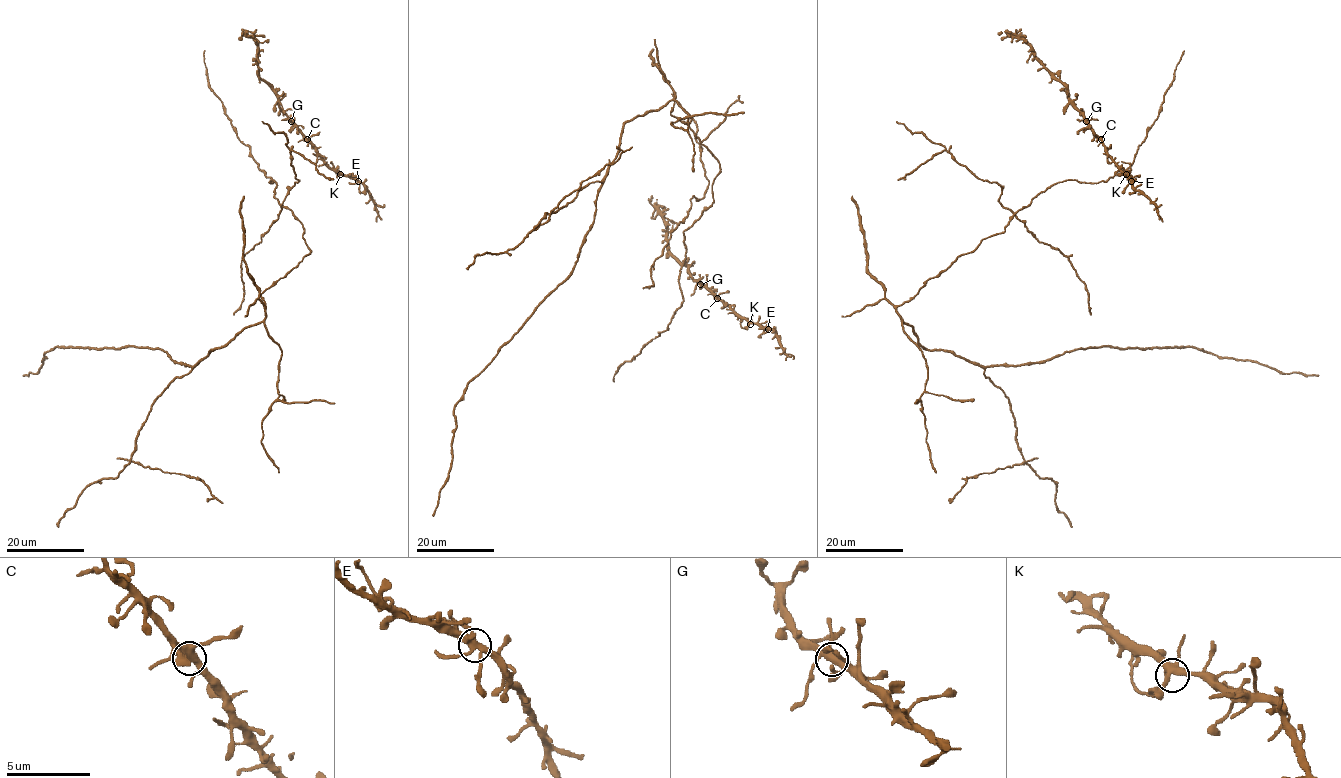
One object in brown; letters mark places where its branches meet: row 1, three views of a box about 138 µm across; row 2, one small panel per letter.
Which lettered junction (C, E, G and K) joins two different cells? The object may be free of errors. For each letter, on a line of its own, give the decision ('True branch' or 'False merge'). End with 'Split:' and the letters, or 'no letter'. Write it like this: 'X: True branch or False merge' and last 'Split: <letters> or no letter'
C: True branch
E: True branch
G: True branch
K: True branch
Split: no letter

